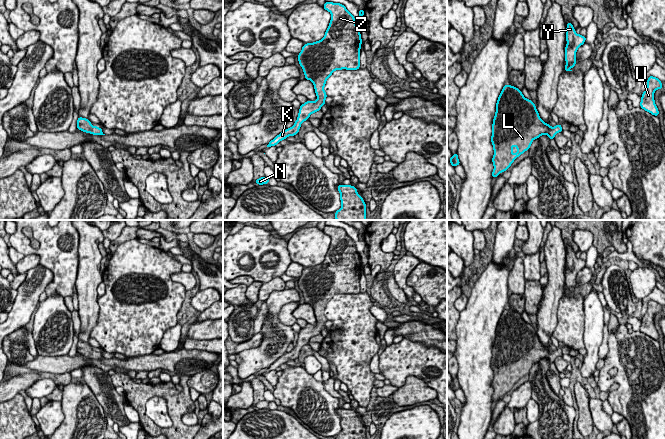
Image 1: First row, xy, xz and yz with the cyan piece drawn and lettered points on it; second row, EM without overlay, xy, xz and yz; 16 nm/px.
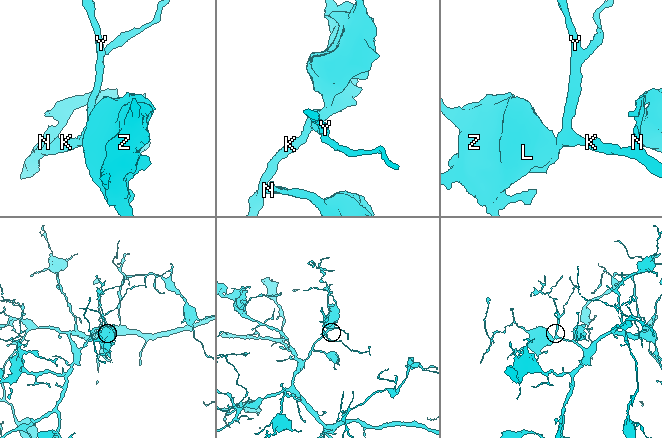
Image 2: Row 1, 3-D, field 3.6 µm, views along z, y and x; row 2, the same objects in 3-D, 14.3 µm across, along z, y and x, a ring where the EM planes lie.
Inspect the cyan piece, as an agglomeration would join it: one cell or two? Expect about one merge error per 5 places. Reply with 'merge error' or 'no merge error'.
no merge error

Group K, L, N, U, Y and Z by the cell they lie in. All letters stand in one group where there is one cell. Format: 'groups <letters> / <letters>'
groups K L N U Y Z

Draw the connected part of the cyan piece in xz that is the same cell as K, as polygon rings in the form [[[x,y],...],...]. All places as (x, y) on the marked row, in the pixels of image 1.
[[[325,2],[323,8],[331,13],[324,37],[304,44],[298,54],[305,79],[313,83],[317,100],[301,104],[294,125],[277,135],[267,147],[276,146],[281,140],[298,134],[301,124],[326,105],[327,94],[324,87],[334,71],[360,69],[359,56],[363,41],[354,16],[340,3]]]

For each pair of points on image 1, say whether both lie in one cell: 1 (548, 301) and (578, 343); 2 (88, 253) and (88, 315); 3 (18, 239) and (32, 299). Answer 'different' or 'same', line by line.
1: different
2: same
3: different

